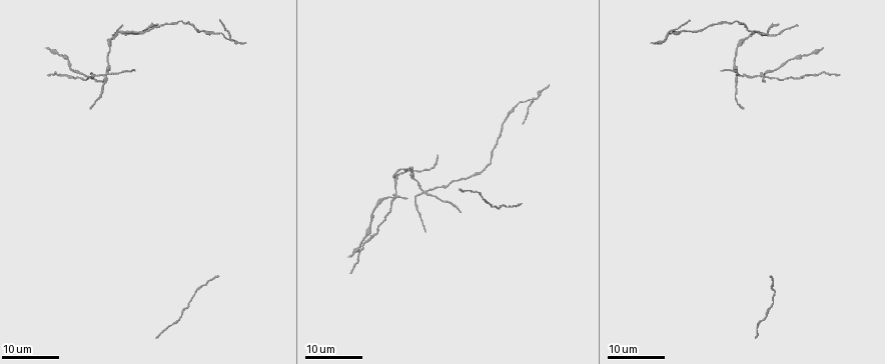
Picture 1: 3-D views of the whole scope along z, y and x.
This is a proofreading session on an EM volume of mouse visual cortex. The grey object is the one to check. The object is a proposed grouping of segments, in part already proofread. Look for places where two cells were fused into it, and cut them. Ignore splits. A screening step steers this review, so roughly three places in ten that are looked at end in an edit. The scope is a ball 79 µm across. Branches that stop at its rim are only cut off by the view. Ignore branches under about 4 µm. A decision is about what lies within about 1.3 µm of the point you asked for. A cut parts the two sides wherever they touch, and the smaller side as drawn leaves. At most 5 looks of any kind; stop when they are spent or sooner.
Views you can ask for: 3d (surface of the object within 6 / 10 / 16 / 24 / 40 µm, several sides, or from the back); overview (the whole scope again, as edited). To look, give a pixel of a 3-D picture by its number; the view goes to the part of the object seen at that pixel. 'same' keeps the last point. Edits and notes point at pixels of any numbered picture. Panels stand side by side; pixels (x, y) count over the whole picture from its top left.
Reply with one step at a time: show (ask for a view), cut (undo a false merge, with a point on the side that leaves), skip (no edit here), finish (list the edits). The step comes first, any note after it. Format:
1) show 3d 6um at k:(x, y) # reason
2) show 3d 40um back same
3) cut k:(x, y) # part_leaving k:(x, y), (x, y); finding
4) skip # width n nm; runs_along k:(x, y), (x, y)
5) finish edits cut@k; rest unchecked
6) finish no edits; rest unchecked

show 3d 16um at 1:(103, 73) # four-way junction

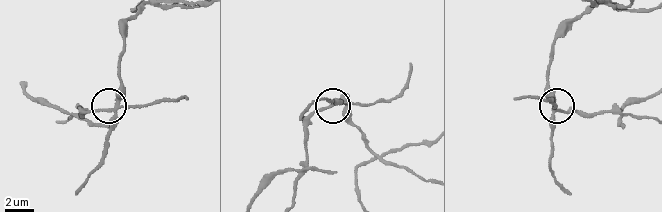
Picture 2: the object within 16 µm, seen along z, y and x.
show 3d 10um at 2:(554, 110)

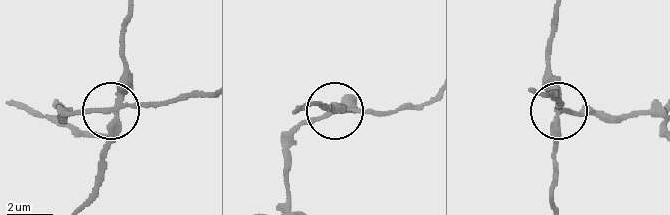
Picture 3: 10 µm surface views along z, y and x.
skip # runs_along 3:(81, 204), (92, 187), (110, 118), (102, 112), (64, 112); one cell here

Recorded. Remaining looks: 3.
show 3d 24um at 1:(764, 77)

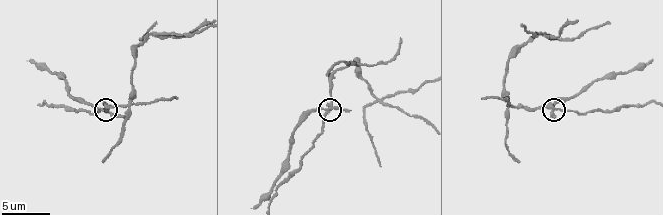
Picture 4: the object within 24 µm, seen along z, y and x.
show 3d 10um at 4:(556, 110)

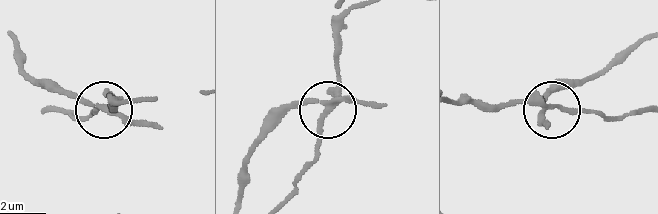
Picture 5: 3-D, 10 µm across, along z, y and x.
skip # arms 5; runs_along 5:(348, 14), (336, 54), (332, 106), (313, 100), (275, 106); continuous, no second cell

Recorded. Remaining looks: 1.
finish no edits; rest unchecked

